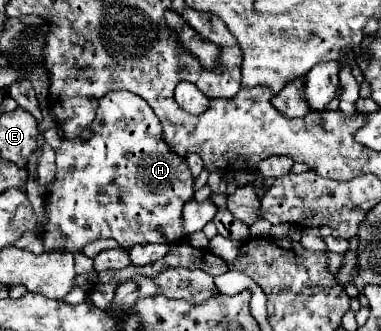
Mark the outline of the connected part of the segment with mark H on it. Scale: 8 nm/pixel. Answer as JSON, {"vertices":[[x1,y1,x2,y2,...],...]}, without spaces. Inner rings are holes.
{"vertices":[[108,92,100,98,96,120,72,140,62,140,56,150,56,178,48,188,44,208,48,222,42,230,46,250,66,250,66,240,80,244,80,250,100,238,114,238,124,250,140,244,174,244,184,238,182,208,194,198,194,178,186,158,180,158,162,136,158,116,146,100,132,92]]}

